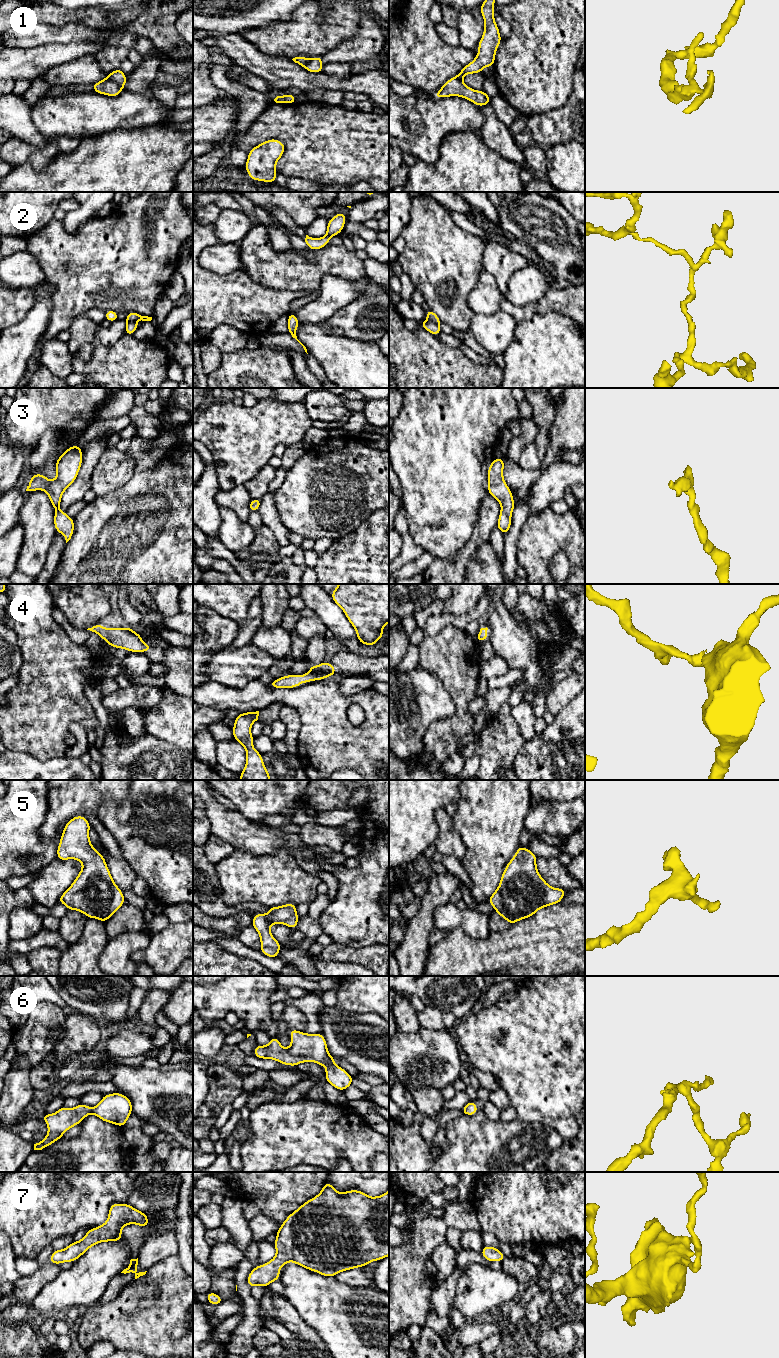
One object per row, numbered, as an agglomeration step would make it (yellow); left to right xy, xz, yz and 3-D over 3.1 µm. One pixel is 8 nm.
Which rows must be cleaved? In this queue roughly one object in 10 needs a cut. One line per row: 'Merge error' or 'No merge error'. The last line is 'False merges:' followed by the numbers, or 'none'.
1: Merge error
2: Merge error
3: No merge error
4: No merge error
5: No merge error
6: No merge error
7: No merge error
False merges: 1, 2

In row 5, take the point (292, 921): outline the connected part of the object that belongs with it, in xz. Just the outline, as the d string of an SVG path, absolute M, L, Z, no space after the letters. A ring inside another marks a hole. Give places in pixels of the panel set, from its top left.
M285 904L278 907L269 907L267 914L257 913L253 917L252 926L260 936L260 951L268 957L275 958L279 955L282 946L271 934L272 924L285 924L291 929L296 929L299 916L296 913L296 904Z

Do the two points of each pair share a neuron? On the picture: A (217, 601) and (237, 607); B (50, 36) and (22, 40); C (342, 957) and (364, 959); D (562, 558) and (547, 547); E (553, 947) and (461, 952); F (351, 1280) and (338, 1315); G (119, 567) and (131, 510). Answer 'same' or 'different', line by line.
A: same
B: same
C: same
D: different
E: same
F: different
G: same

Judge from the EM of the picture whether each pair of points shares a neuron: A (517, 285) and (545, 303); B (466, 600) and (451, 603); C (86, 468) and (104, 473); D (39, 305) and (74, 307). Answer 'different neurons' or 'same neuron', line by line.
A: different neurons
B: same neuron
C: different neurons
D: different neurons

